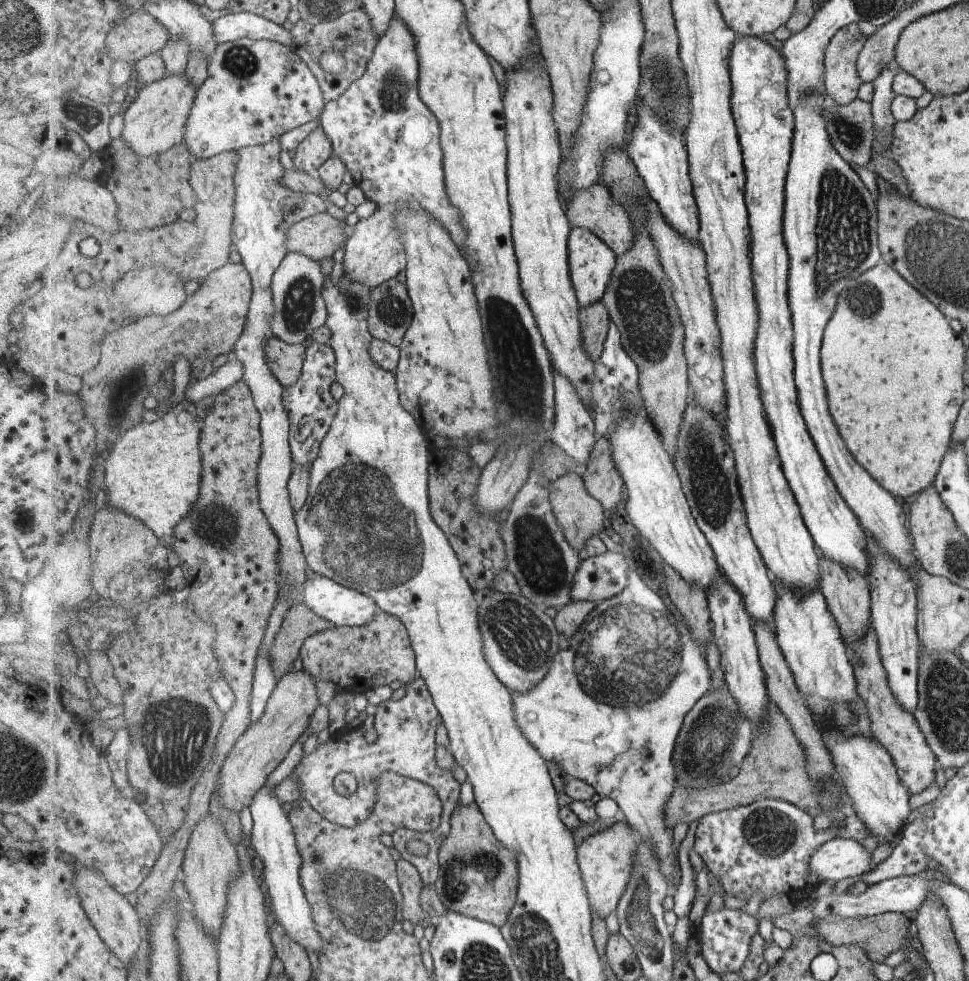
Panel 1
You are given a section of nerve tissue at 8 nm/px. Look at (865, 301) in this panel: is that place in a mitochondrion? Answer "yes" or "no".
yes

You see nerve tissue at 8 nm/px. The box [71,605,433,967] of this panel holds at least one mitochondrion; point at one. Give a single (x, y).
(362, 906)

